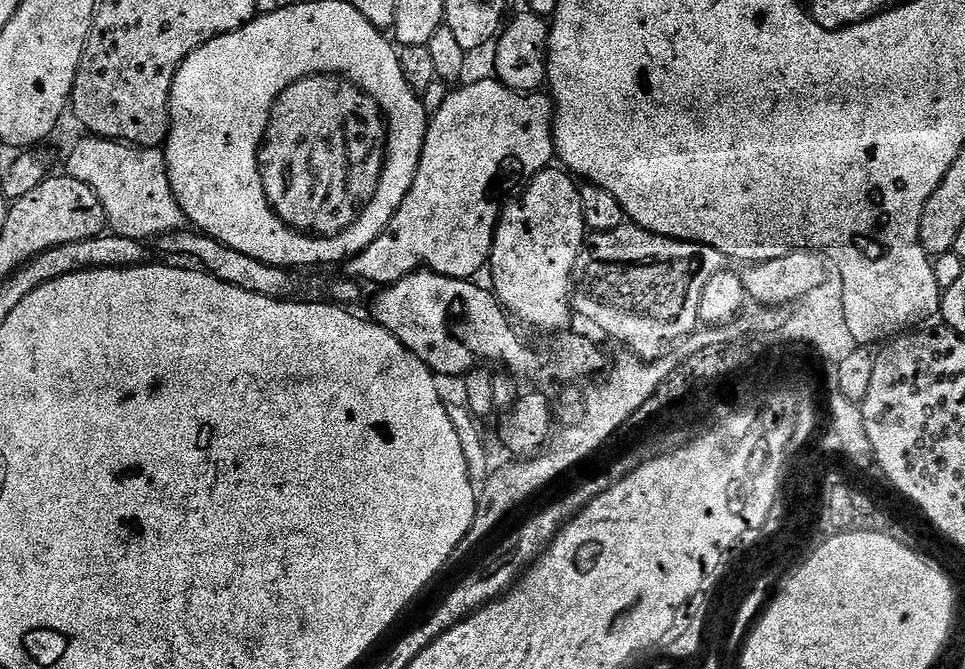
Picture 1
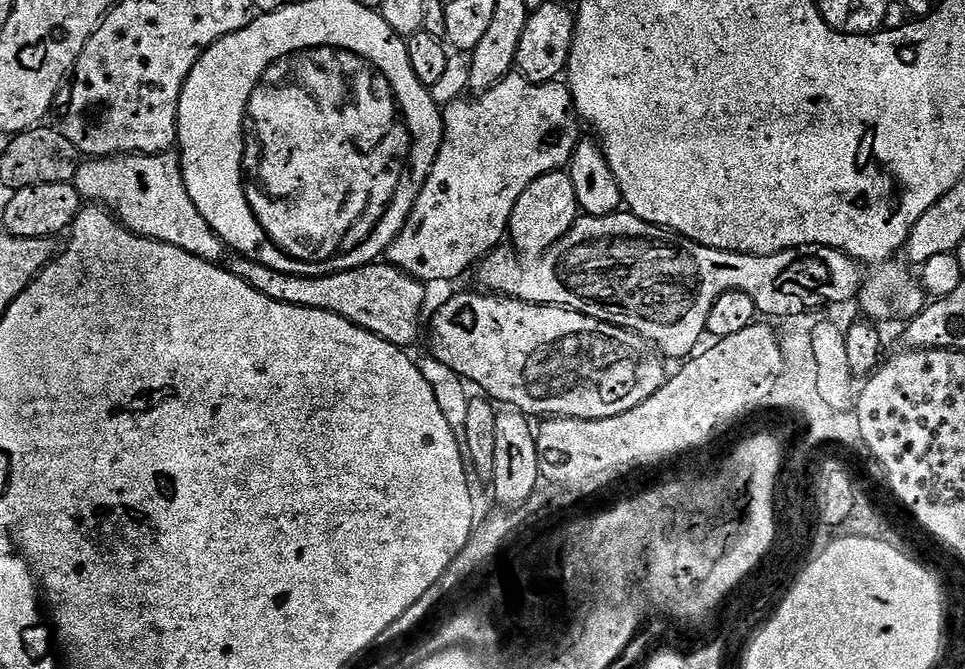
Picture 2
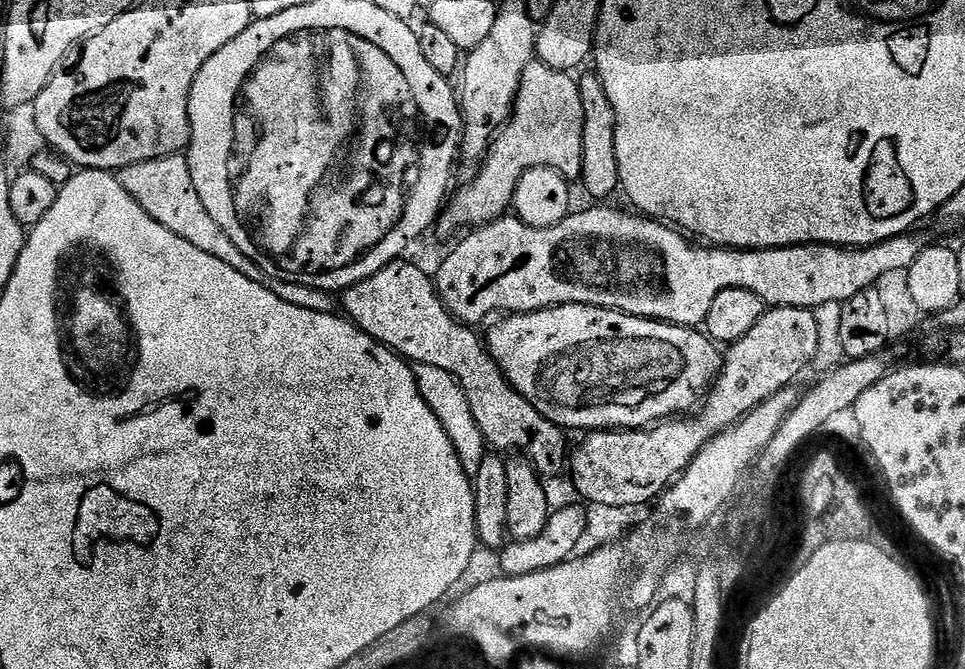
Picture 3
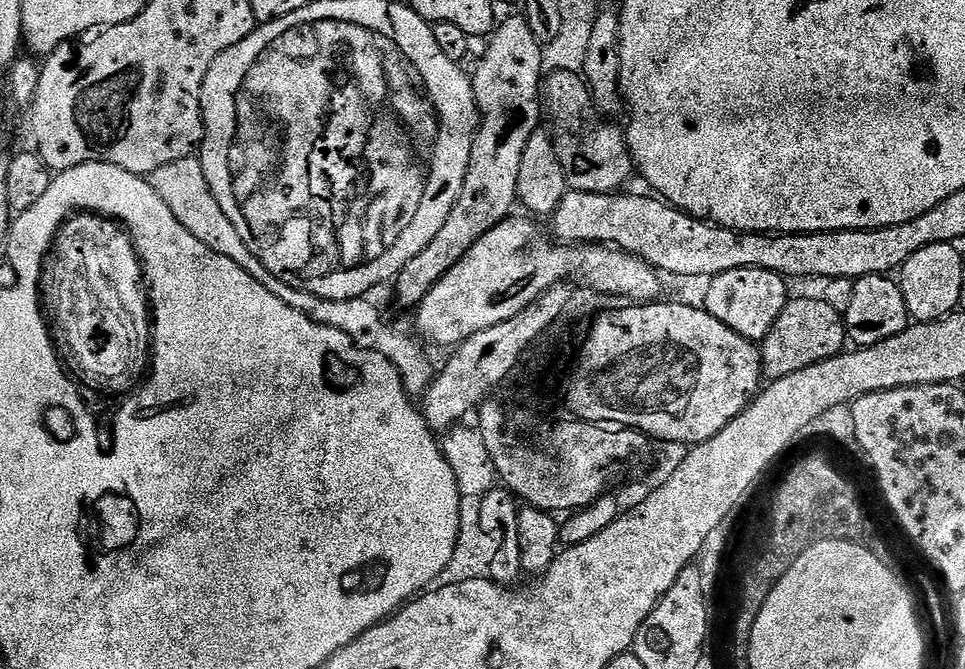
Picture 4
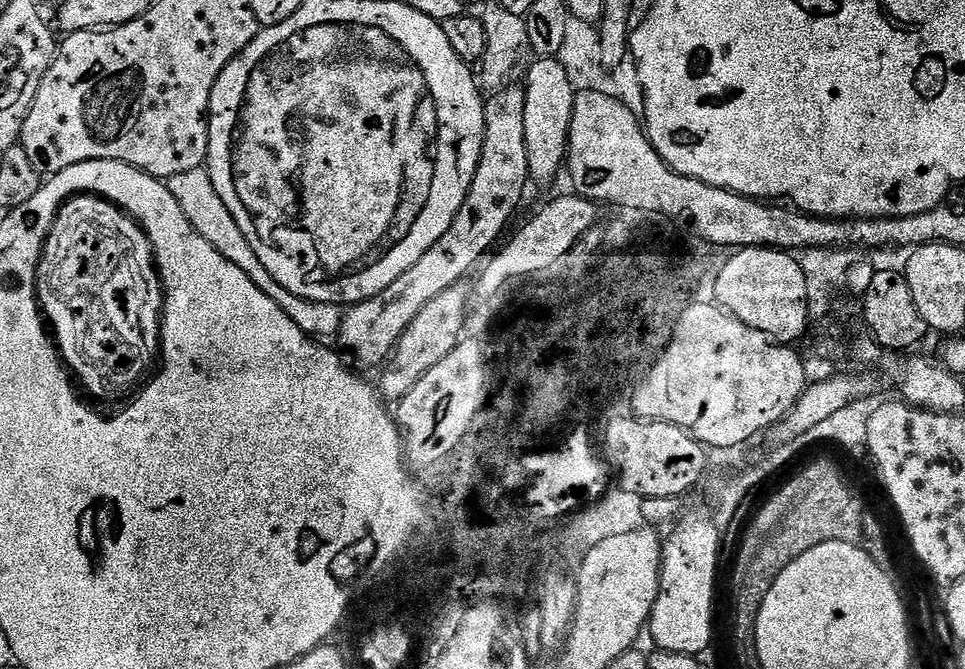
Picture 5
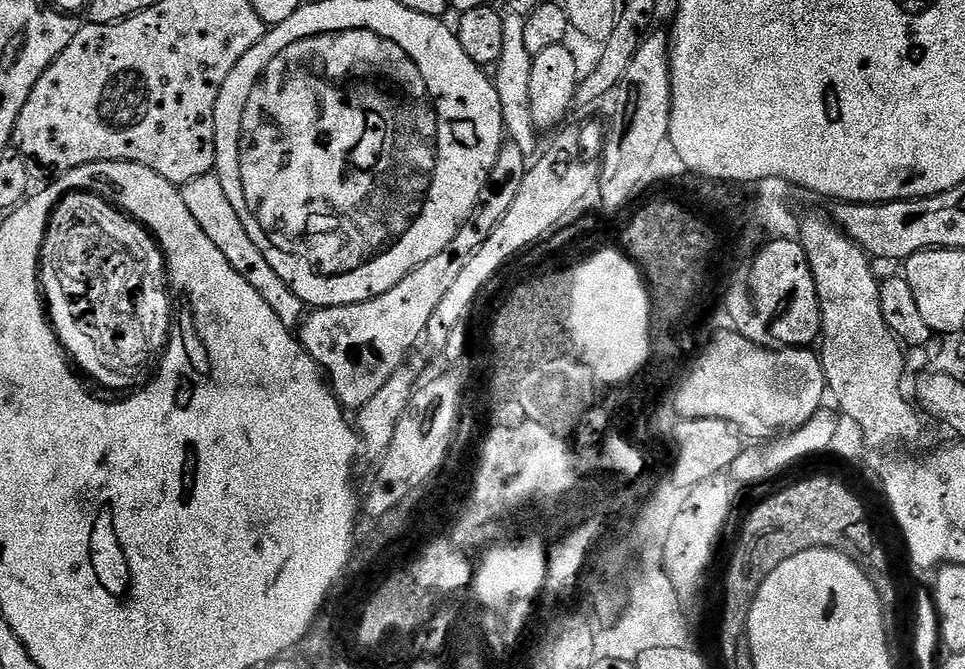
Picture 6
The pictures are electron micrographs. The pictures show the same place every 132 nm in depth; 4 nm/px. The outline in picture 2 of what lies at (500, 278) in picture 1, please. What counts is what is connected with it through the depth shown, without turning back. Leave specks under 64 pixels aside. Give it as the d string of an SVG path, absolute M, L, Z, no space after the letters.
M567 171L548 172L530 182L530 186L526 186L522 198L518 198L514 206L514 214L508 223L511 247L524 258L543 256L550 246L558 243L572 229L577 218L574 182Z

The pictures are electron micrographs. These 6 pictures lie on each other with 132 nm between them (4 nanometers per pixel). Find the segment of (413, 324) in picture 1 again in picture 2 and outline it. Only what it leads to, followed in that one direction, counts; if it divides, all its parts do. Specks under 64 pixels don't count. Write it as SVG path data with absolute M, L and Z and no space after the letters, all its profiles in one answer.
M483 291L460 292L452 296L432 316L432 360L442 362L442 366L450 366L454 374L458 374L469 385L477 384L479 391L489 400L500 406L507 406L517 412L523 412L529 418L551 418L553 416L569 416L579 420L601 420L602 418L614 418L623 412L634 410L646 398L653 396L664 385L666 371L665 361L661 353L653 345L636 332L628 328L619 328L613 324L602 322L598 318L590 318L586 314L576 312L572 308L558 308L555 304L528 304L524 300L513 300L511 296L503 294L485 294Z

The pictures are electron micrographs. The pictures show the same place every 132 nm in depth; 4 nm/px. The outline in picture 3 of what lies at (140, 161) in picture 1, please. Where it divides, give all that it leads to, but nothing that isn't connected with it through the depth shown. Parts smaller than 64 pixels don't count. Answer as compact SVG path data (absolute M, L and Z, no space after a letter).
M187 155L163 156L150 162L138 162L129 168L120 169L118 175L124 189L135 198L138 206L142 206L142 210L146 210L146 214L150 214L150 218L154 218L154 222L162 222L166 230L174 230L174 234L178 234L178 238L186 238L190 246L198 246L198 250L214 254L214 258L226 262L226 266L234 266L234 270L238 270L238 274L246 274L250 282L266 286L266 290L278 294L278 298L282 298L282 302L290 302L290 306L302 306L302 310L315 312L337 311L337 301L336 304L332 301L335 300L333 293L271 276L265 268L258 266L258 262L246 258L246 254L242 254L242 250L234 246L234 242L230 242L226 230L222 230L222 226L218 226L218 222L210 218L206 206L202 206L202 198L198 198L198 190L194 190L194 178L190 178Z

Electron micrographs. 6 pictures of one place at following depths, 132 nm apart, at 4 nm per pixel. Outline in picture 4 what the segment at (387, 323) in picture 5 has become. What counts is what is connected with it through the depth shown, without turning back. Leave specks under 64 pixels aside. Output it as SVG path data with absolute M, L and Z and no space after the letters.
M523 15L508 16L499 21L492 29L492 35L487 37L484 53L476 64L476 73L471 73L472 89L474 90L474 102L476 103L476 115L478 123L476 134L472 137L472 153L470 154L470 166L466 166L466 178L462 182L462 190L454 202L454 210L450 210L450 218L442 225L442 230L434 237L434 242L422 250L415 258L410 258L406 266L397 274L394 281L396 287L396 300L404 308L415 309L434 290L436 283L450 271L486 234L486 230L494 230L502 221L513 215L512 207L517 207L518 197L518 170L522 167L522 154L526 150L526 142L541 127L540 124L540 100L542 104L542 77L545 75L543 68L543 47L534 38L530 26L524 20Z

